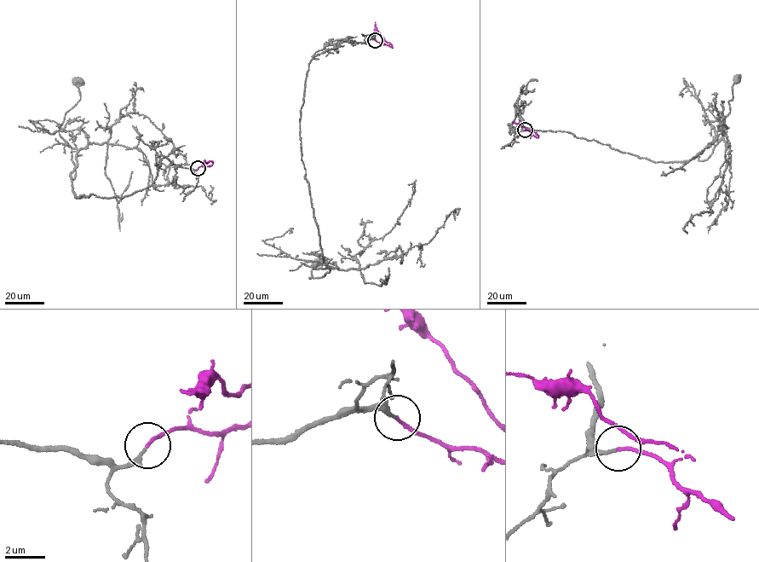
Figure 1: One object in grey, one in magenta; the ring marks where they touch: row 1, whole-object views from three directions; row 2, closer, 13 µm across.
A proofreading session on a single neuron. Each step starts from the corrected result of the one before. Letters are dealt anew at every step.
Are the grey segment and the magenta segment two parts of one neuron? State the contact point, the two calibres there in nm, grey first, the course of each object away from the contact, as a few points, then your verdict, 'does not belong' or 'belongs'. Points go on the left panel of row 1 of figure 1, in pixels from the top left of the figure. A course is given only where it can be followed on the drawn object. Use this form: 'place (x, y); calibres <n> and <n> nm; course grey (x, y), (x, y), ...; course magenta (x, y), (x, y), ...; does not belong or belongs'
place (198, 168); calibres 160 and 170 nm; course grey (198, 168), (158, 156), (146, 188), (77, 198), (59, 131), (79, 82); course magenta (198, 168), (212, 164), (210, 161), (205, 162); belongs

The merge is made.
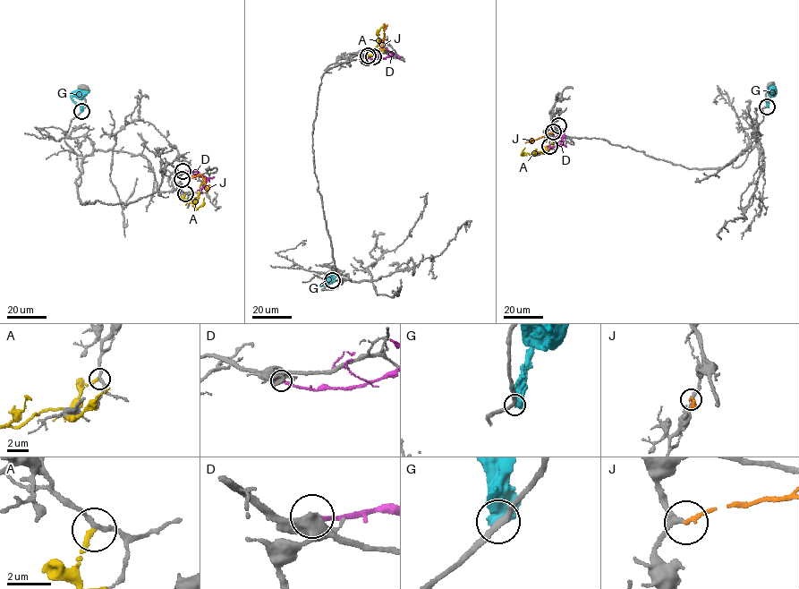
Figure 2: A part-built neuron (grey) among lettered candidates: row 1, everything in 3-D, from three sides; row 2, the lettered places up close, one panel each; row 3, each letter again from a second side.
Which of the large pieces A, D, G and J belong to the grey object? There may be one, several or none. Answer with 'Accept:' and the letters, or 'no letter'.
Accept: J

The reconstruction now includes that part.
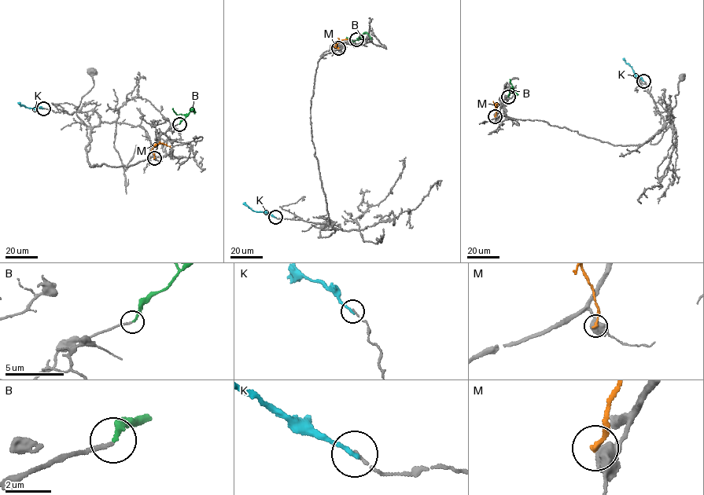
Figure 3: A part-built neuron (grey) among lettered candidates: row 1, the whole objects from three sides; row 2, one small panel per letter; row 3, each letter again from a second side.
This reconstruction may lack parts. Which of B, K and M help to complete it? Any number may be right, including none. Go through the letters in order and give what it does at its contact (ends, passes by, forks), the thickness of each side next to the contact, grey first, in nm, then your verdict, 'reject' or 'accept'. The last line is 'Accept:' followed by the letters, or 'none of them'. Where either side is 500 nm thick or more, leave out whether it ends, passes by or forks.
B: it ends | 160/170 nm | accept
K: it ends | 100/180 nm | reject
M: 550/220 nm | reject
Accept: B

